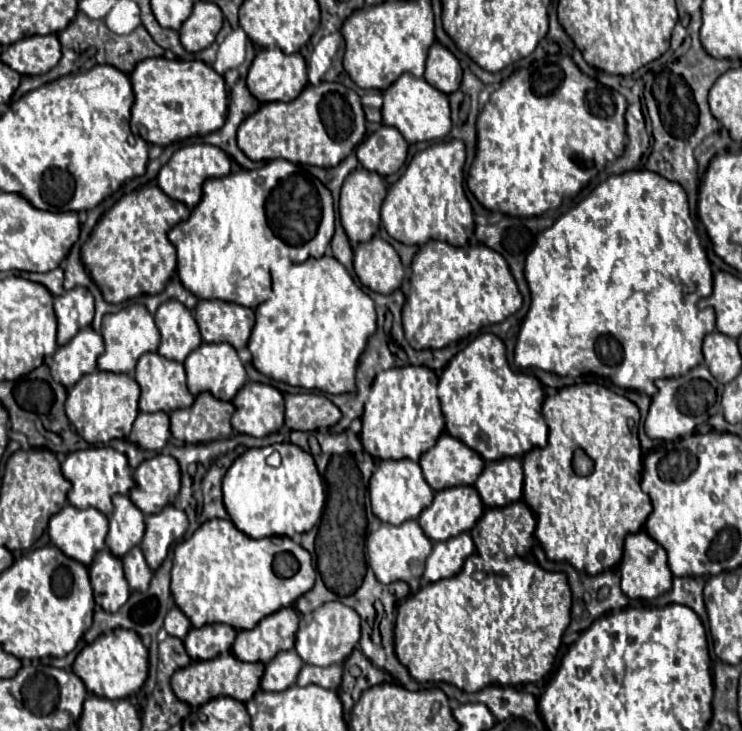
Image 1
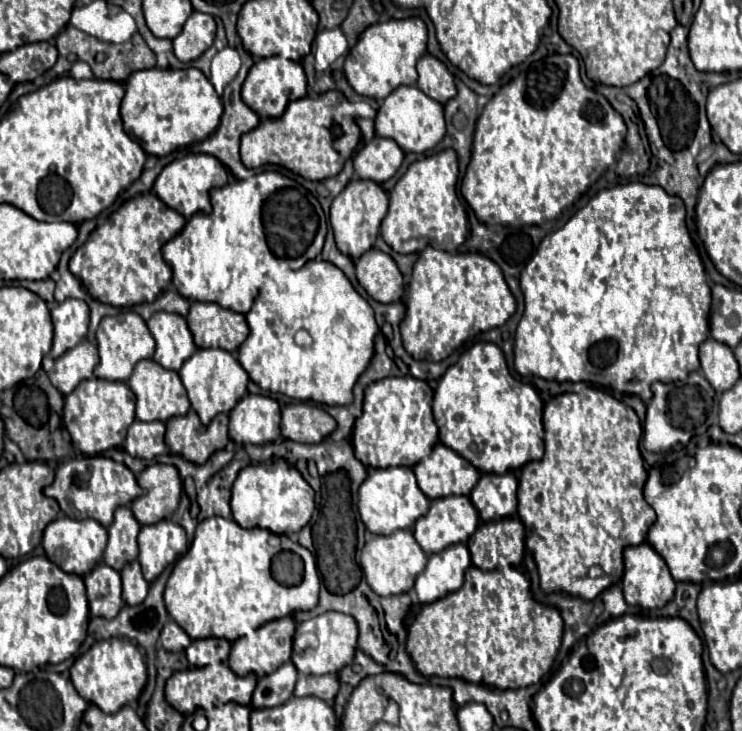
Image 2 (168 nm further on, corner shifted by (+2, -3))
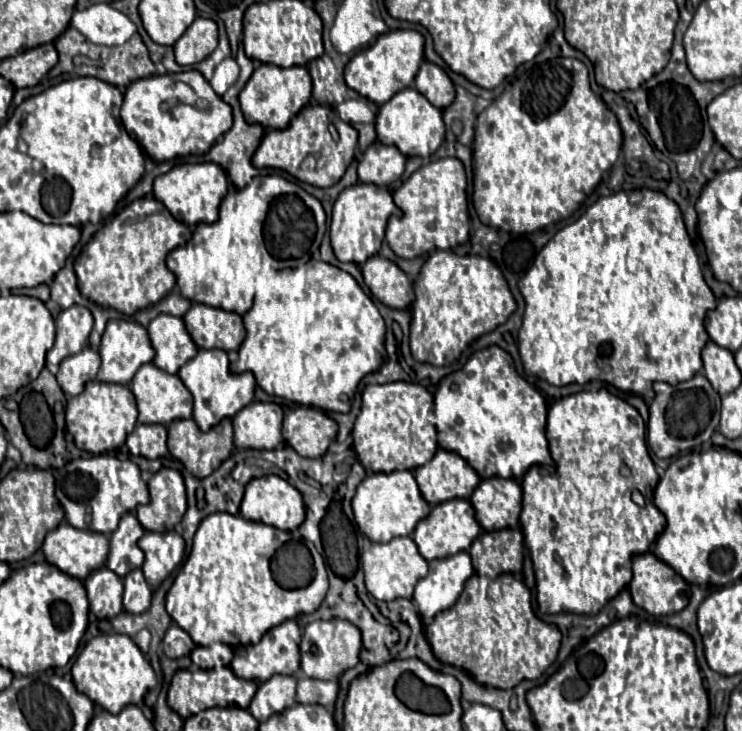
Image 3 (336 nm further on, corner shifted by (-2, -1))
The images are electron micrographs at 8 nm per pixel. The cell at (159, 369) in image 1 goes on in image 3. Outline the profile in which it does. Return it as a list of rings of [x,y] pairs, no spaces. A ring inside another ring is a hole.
[[[153,363],[139,367],[139,371],[133,377],[131,391],[133,391],[135,401],[137,401],[137,409],[139,409],[137,421],[139,423],[169,425],[175,419],[189,419],[193,413],[193,395],[187,391],[183,381],[177,375],[169,375],[169,373],[161,371]]]

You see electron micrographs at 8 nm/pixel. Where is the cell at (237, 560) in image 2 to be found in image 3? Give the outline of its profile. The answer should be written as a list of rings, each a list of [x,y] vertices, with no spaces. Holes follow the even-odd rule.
[[[229,513],[207,515],[195,533],[193,547],[187,561],[183,563],[171,589],[167,591],[167,613],[183,631],[191,635],[195,645],[225,643],[231,647],[259,643],[261,637],[271,627],[287,619],[297,619],[299,615],[313,613],[323,603],[329,587],[326,562],[312,543],[306,542],[307,547],[305,547],[303,541],[285,543],[287,539],[289,539],[289,531],[279,531],[265,523],[247,521],[241,515],[229,515]]]

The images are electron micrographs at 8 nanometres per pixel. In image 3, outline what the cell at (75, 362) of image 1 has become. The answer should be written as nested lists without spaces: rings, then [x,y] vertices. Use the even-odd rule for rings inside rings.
[[[83,347],[83,351],[67,357],[59,365],[59,373],[57,373],[59,387],[69,397],[79,395],[85,389],[85,383],[89,383],[97,377],[99,365],[101,365],[99,353],[91,347]]]

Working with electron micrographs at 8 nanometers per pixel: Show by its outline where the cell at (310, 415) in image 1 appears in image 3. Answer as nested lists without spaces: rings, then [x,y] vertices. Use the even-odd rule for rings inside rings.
[[[299,405],[285,414],[283,439],[301,457],[323,457],[337,435],[337,423],[323,411]]]

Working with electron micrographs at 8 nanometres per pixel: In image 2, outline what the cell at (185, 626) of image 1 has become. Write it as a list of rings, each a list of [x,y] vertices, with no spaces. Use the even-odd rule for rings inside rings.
[[[169,621],[161,631],[161,643],[169,651],[183,651],[189,647],[191,637],[175,621]]]

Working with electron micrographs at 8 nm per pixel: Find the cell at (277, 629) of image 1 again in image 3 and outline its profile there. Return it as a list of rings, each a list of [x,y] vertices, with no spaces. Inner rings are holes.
[[[285,621],[273,629],[269,629],[257,645],[235,647],[235,657],[231,661],[231,669],[237,677],[263,683],[273,675],[293,675],[299,671],[299,643],[301,643],[301,629],[295,621]]]

